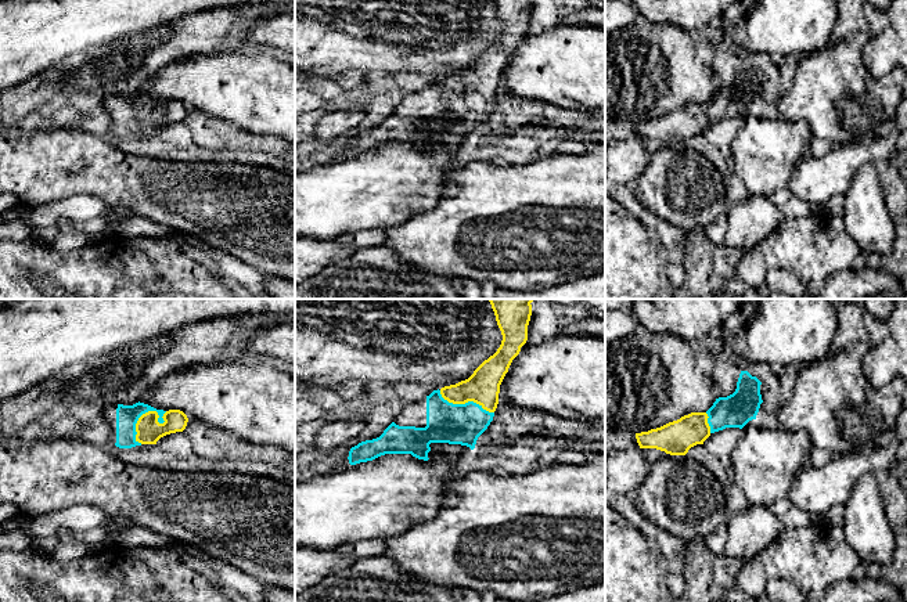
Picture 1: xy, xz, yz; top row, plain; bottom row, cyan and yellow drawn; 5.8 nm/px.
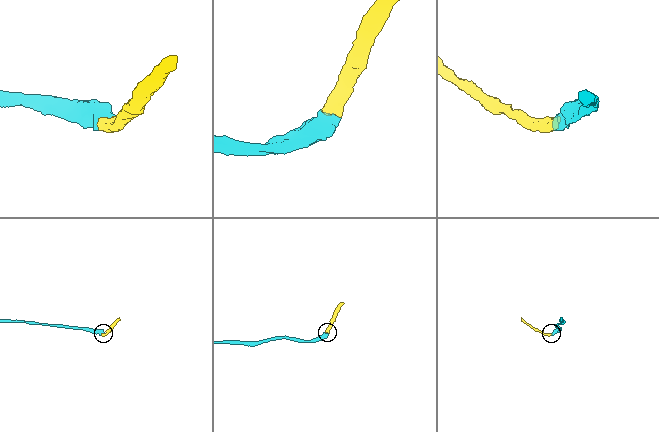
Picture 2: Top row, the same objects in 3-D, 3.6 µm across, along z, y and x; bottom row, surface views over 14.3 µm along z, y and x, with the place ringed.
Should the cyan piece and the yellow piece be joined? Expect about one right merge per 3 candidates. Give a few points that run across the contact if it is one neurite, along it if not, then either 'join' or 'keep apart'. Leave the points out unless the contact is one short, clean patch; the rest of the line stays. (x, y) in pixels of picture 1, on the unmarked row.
xy (126, 105), (140, 105), (148, 119) | join

